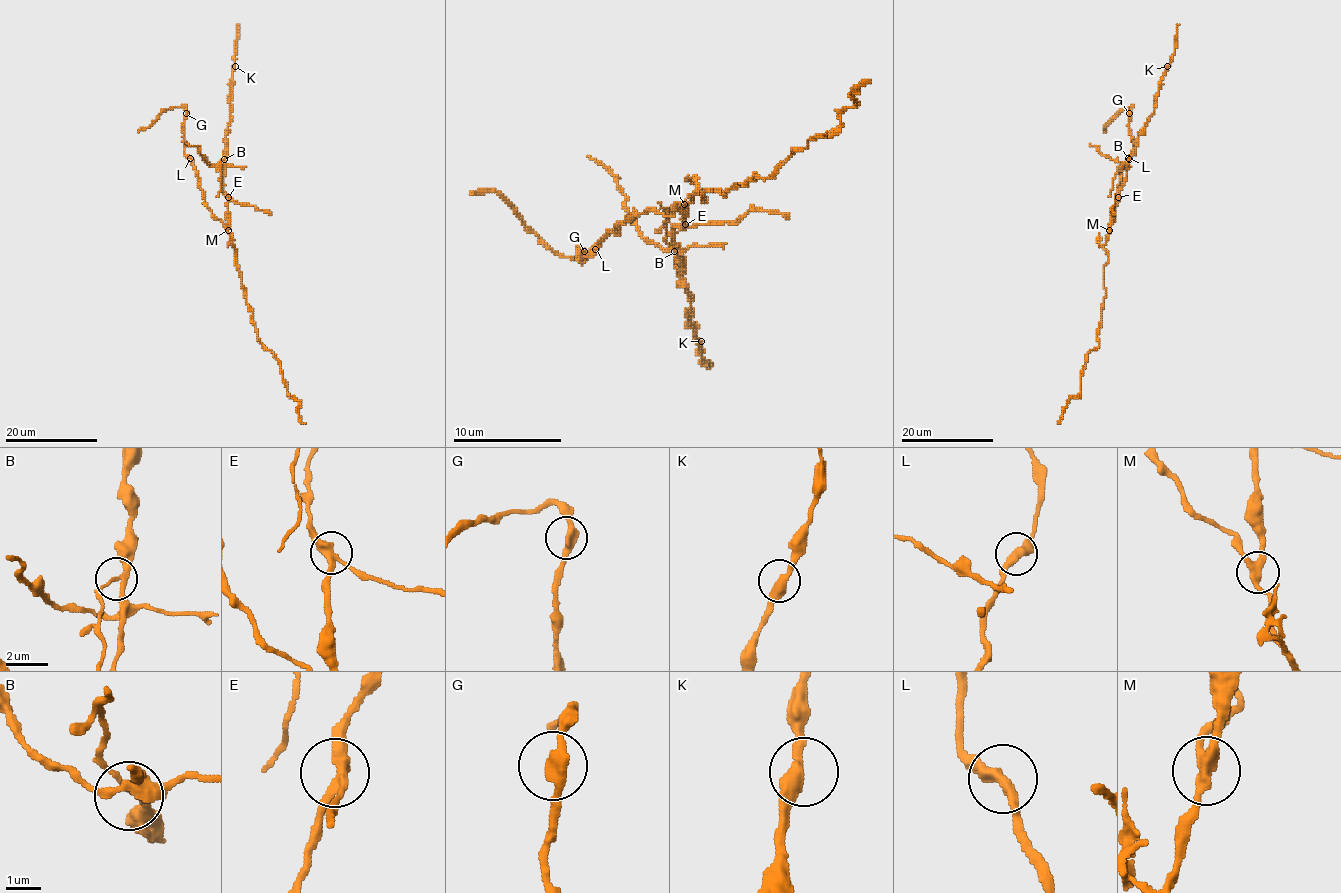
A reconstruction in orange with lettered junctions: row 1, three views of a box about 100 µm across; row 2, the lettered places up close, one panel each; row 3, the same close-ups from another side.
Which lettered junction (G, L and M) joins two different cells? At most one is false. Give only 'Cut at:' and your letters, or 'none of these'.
Cut at: M

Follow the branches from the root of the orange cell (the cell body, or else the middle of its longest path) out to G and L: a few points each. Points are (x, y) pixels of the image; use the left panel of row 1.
G: (230, 236), (225, 224), (206, 206), (197, 170), (185, 153), (186, 113)
L: (230, 236), (225, 224), (206, 206), (197, 170), (190, 158)

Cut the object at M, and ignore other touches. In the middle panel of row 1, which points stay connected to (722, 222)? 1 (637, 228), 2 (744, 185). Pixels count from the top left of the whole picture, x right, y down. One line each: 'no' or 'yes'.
1: yes
2: no

